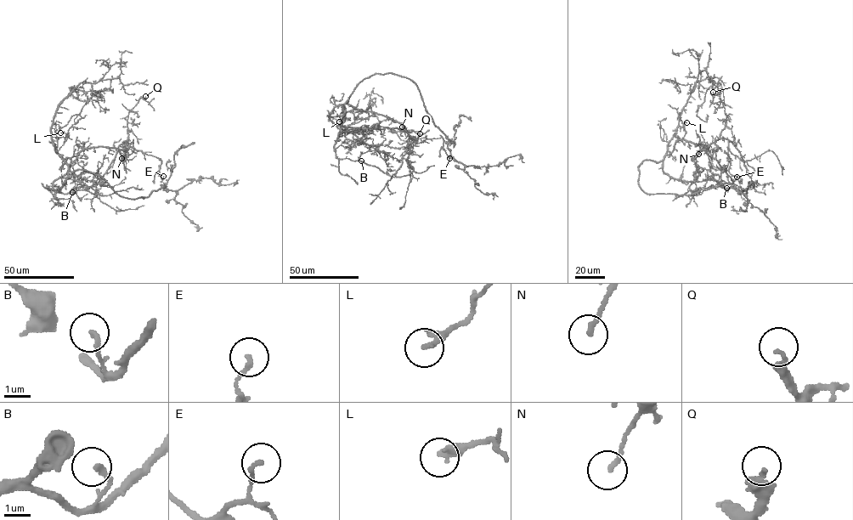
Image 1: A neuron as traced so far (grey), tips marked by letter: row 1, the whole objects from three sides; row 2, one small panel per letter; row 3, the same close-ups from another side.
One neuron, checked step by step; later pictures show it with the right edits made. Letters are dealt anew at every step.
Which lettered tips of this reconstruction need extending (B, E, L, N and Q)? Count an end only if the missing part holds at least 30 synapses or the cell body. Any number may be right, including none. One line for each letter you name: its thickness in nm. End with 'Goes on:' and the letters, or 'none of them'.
Goes on: none of them

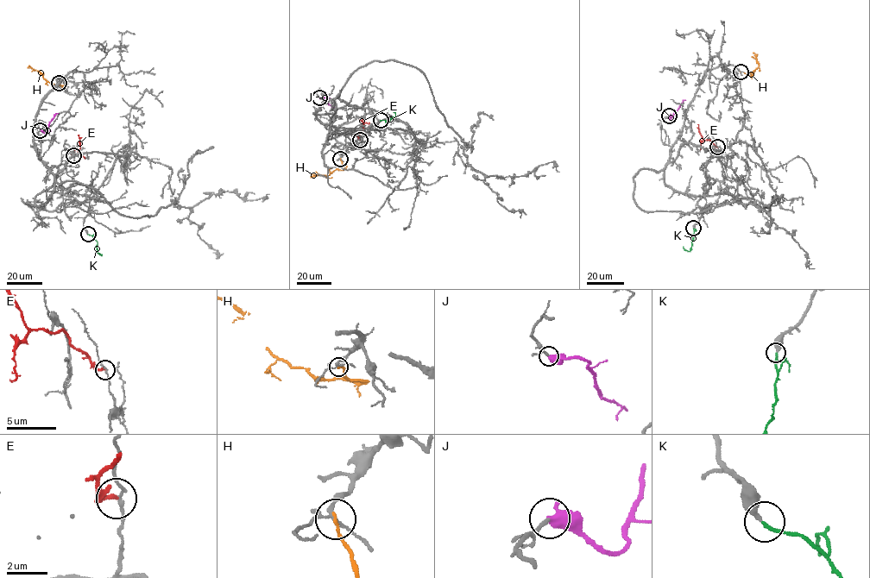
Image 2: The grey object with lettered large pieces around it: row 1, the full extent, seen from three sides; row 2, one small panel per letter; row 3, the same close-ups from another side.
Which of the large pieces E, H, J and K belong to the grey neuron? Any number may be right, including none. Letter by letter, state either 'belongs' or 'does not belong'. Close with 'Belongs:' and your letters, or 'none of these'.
E: does not belong
H: does not belong
J: belongs
K: belongs
Belongs: J, K

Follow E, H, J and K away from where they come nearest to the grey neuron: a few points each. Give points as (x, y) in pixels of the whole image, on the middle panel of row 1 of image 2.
E: (361, 140), (359, 134), (363, 125), (360, 119)
H: (340, 159), (346, 166), (342, 170), (337, 168), (326, 177), (311, 172)
J: (319, 97), (325, 98), (337, 109)
K: (381, 120), (395, 116), (389, 110)

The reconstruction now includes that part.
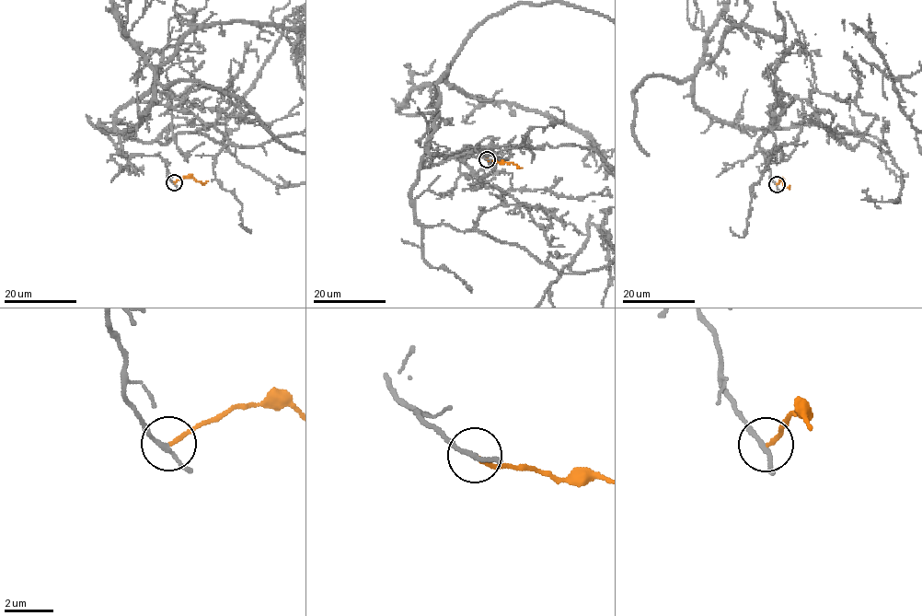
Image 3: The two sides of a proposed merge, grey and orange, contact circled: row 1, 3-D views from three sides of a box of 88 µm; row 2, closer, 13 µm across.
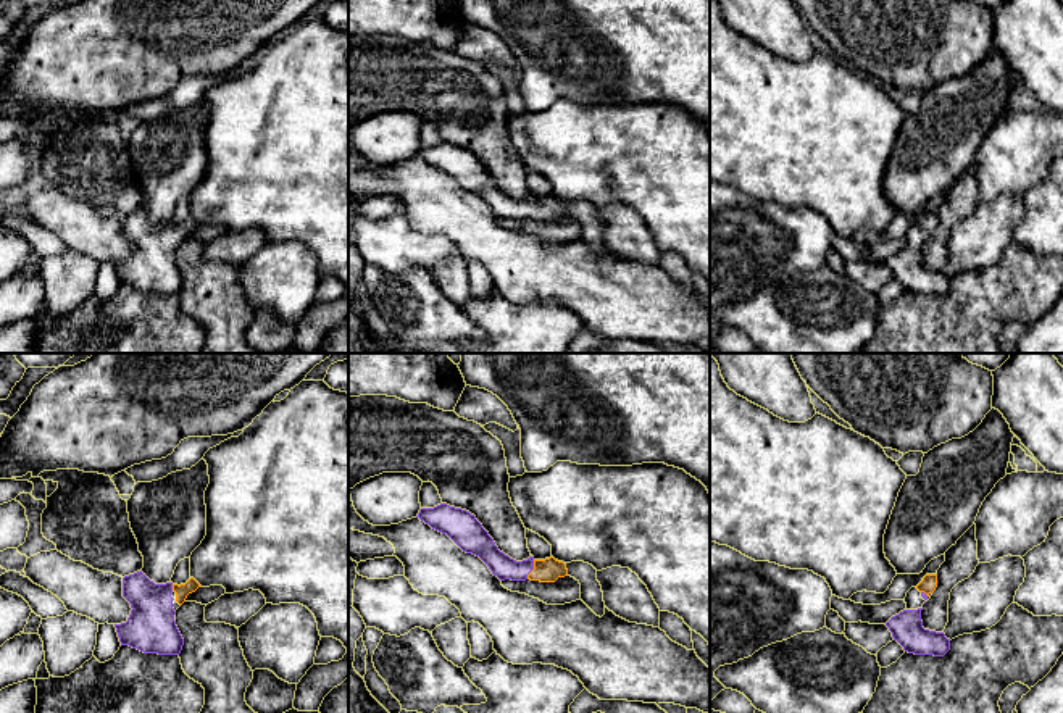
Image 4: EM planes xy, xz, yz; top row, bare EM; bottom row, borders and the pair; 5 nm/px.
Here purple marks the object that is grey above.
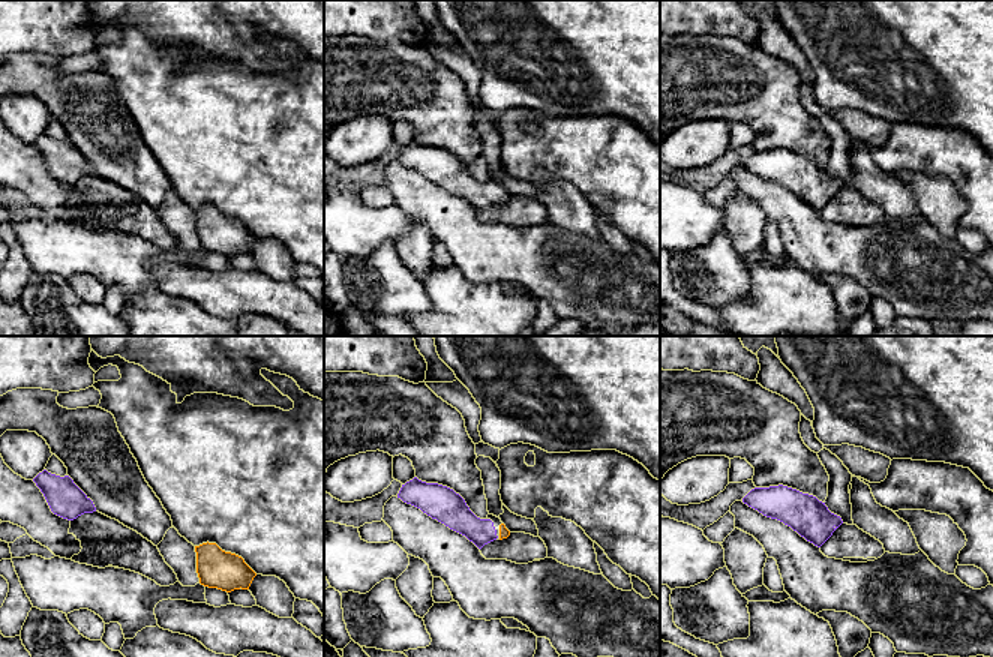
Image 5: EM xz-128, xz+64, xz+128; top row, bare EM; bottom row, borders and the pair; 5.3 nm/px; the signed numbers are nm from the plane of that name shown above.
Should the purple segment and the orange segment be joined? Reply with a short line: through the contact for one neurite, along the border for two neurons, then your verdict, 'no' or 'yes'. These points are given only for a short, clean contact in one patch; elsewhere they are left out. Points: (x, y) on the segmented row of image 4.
xz (500, 565), (505, 568), (533, 568), (549, 570) | yes

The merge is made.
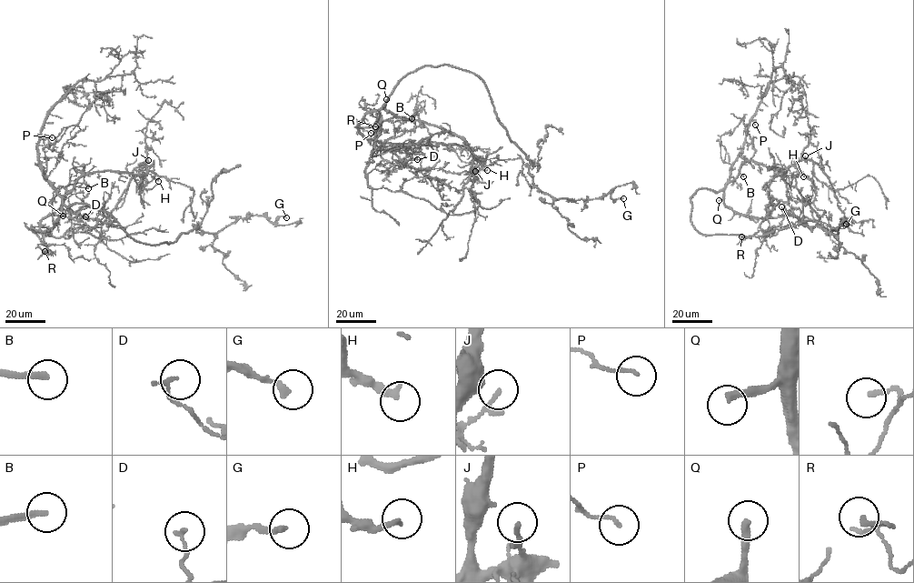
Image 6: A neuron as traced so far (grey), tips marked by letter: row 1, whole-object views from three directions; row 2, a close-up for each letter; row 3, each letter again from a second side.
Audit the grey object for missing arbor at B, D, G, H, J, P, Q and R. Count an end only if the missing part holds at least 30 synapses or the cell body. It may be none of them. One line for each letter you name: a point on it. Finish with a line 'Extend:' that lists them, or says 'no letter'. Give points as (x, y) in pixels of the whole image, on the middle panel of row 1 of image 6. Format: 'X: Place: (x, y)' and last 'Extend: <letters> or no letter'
B: Place: (412, 118)
Q: Place: (386, 99)
Extend: B, Q

